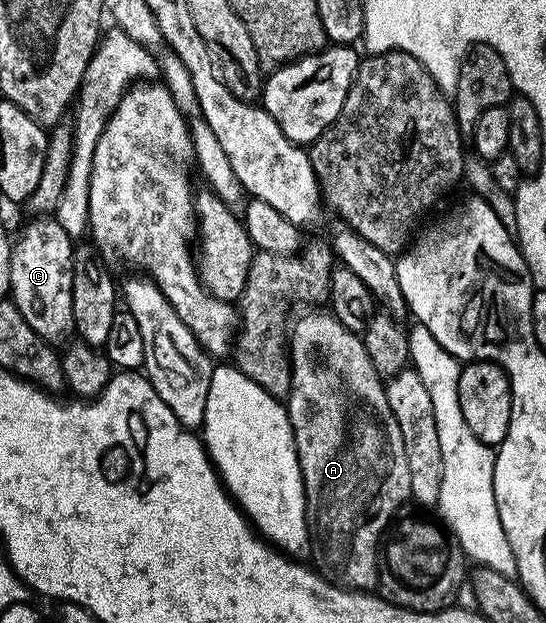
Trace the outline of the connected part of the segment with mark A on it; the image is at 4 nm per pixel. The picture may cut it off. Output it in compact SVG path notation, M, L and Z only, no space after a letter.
M330 312L303 313L295 322L289 325L289 360L291 363L291 388L285 398L287 414L293 427L297 459L301 467L301 475L305 483L305 499L307 500L307 530L311 547L309 557L312 557L314 568L332 585L343 589L356 591L371 591L379 583L379 558L381 556L381 538L391 523L391 518L399 512L401 506L410 498L409 462L405 459L405 443L401 440L401 427L397 427L397 419L393 419L393 411L389 411L389 399L385 381L377 375L373 363L363 346L362 336L350 333Z

